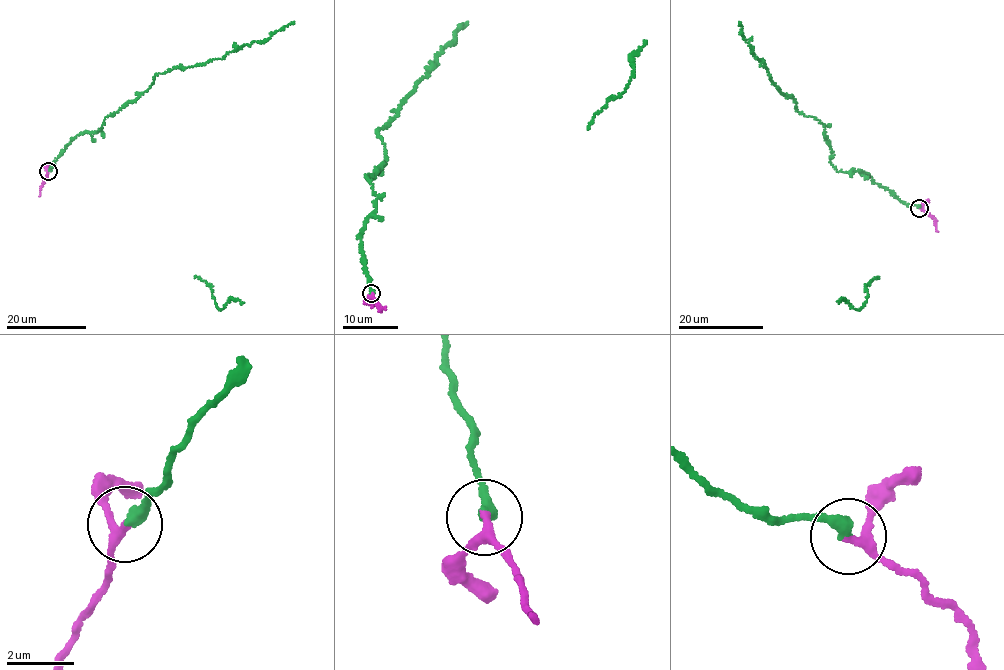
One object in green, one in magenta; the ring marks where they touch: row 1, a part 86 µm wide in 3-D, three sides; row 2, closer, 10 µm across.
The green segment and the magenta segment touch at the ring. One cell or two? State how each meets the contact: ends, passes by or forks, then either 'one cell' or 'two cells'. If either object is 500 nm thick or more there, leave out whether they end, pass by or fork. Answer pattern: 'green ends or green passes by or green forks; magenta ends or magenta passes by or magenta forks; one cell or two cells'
green ends; magenta passes by; two cells

